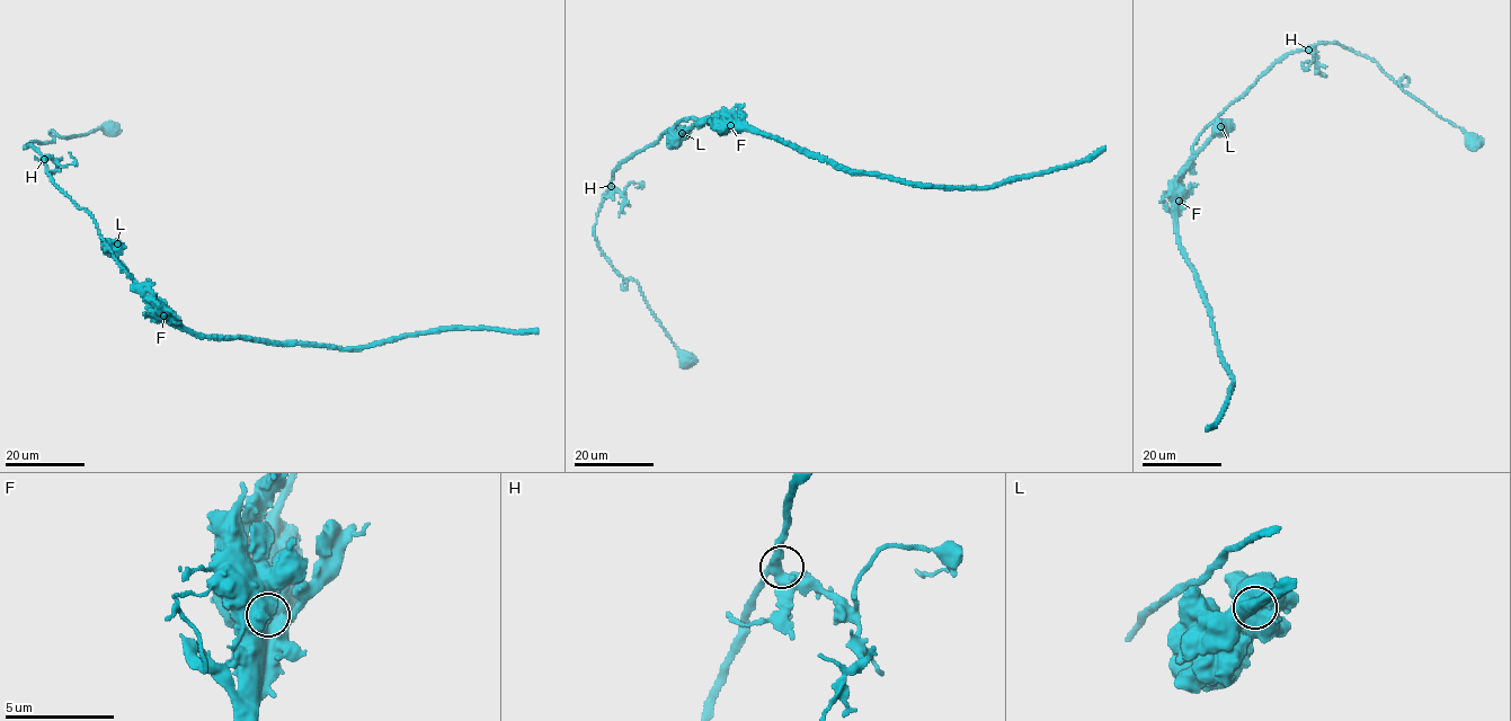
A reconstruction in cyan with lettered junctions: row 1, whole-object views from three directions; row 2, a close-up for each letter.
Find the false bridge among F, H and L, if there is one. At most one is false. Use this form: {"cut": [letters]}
{"cut": ["F"]}

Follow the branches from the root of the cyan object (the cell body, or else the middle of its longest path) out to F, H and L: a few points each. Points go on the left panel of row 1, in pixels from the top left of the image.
F: (109, 130), (68, 139), (52, 131), (54, 141), (24, 149), (37, 150), (165, 316)
H: (109, 130), (68, 139), (52, 131), (54, 141), (24, 148), (33, 145), (44, 159)
L: (109, 130), (68, 139), (52, 131), (54, 141), (24, 148), (37, 150), (106, 247), (117, 243)

